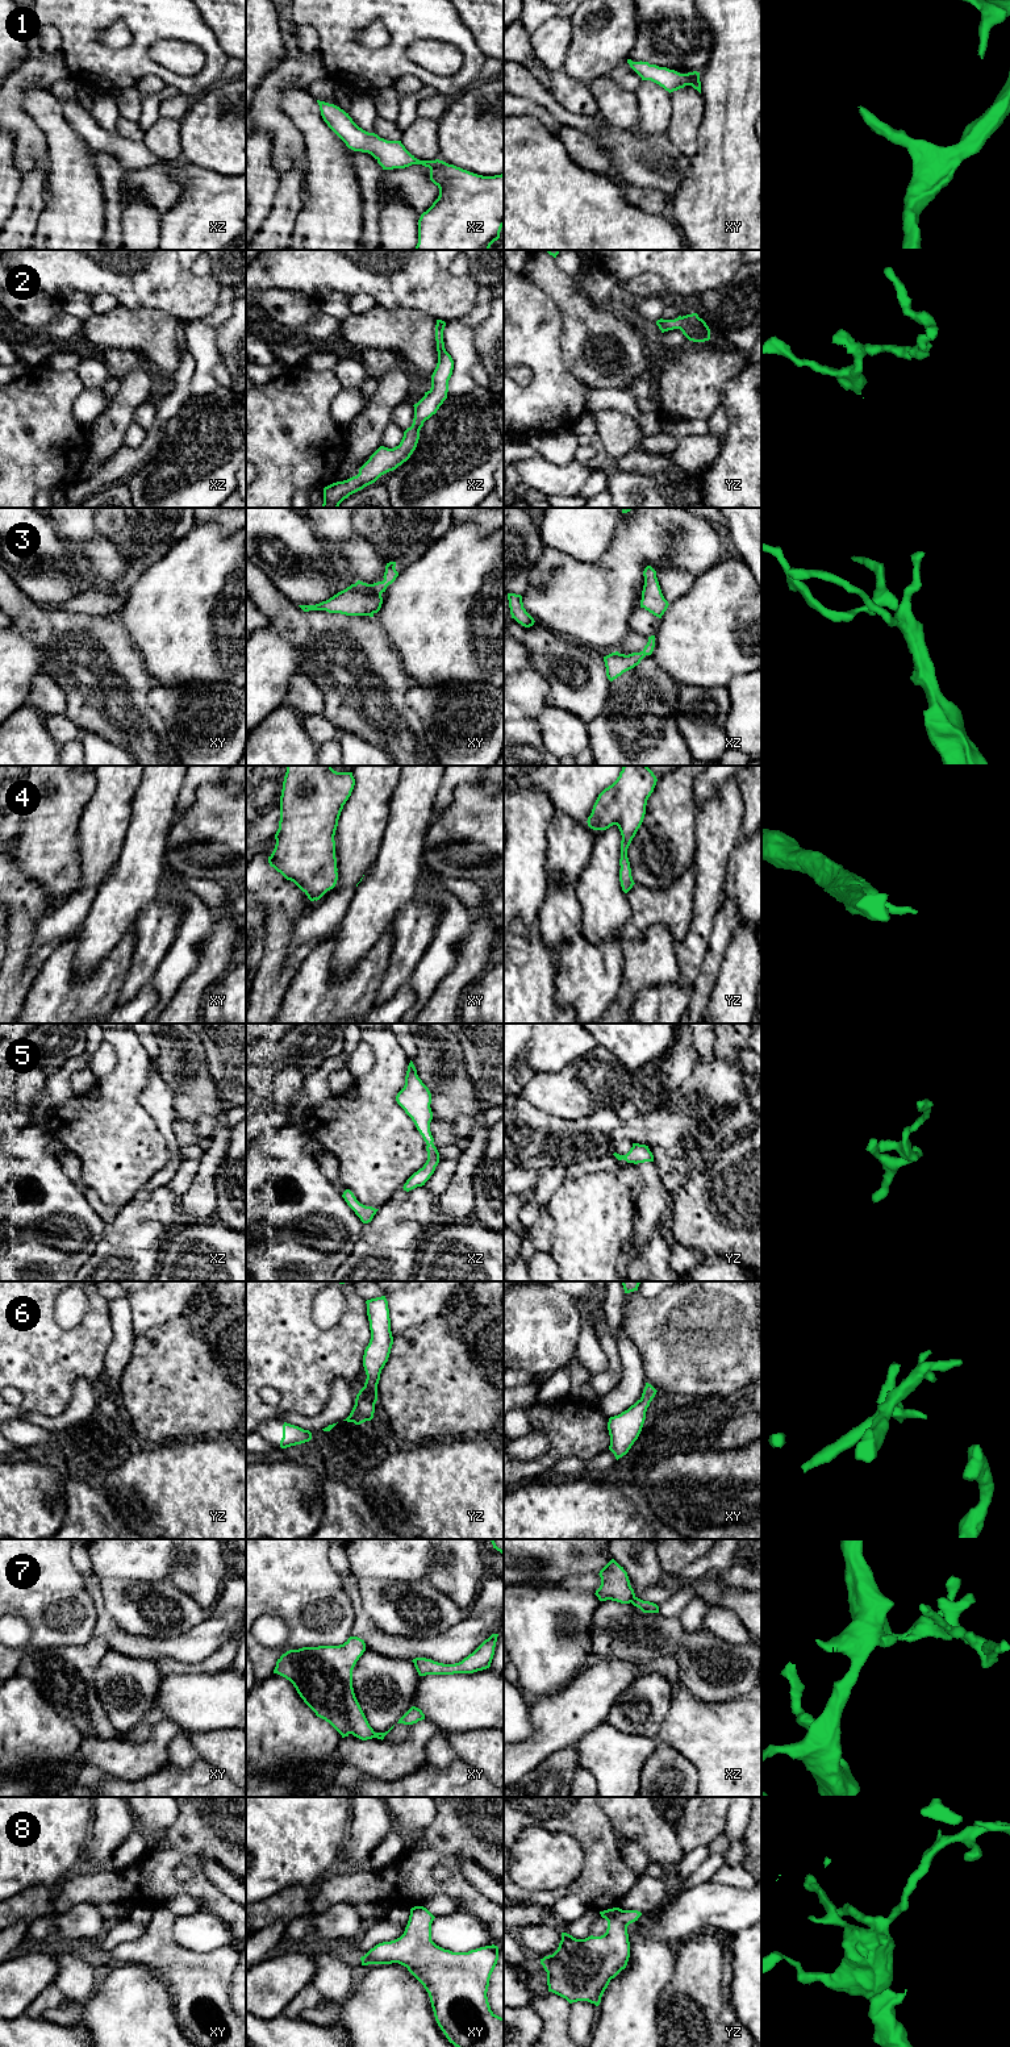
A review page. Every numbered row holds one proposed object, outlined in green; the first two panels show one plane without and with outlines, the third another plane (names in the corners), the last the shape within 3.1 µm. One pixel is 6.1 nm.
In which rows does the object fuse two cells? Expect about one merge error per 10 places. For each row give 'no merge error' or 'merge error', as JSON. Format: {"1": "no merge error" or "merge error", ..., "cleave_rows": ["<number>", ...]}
{"1": "no merge error", "2": "no merge error", "3": "no merge error", "4": "no merge error", "5": "no merge error", "6": "no merge error", "7": "no merge error", "8": "no merge error", "cleave_rows": []}

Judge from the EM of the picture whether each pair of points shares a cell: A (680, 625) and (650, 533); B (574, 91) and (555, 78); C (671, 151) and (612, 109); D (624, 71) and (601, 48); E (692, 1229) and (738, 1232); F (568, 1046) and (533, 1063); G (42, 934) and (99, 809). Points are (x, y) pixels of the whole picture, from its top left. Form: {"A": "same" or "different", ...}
{"A": "different", "B": "same", "C": "different", "D": "different", "E": "same", "F": "same", "G": "same"}

